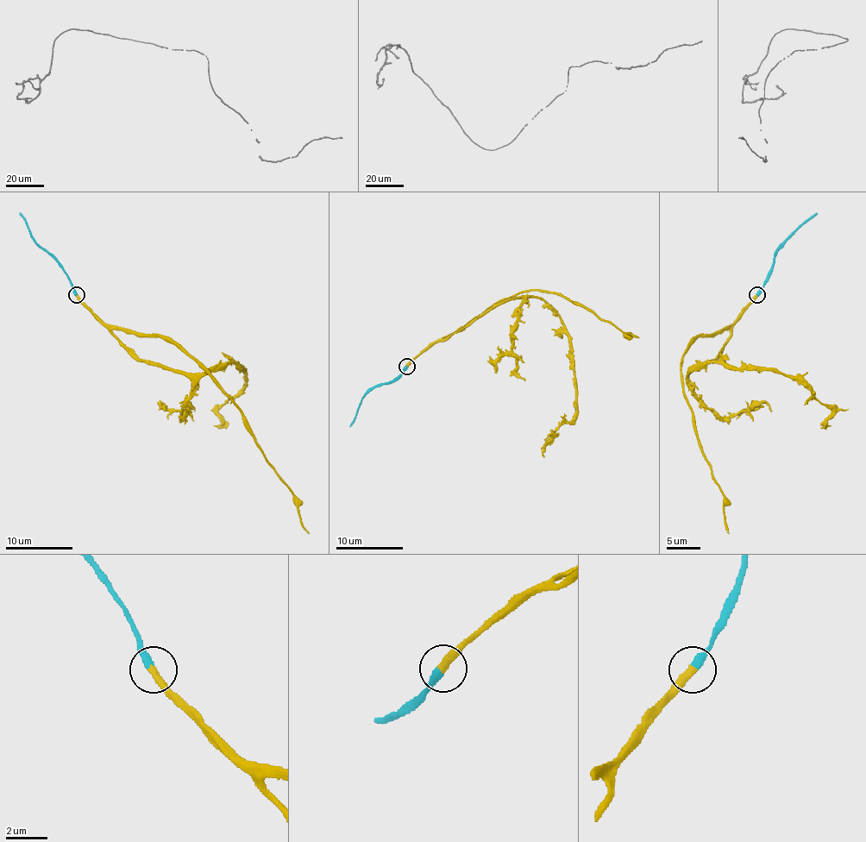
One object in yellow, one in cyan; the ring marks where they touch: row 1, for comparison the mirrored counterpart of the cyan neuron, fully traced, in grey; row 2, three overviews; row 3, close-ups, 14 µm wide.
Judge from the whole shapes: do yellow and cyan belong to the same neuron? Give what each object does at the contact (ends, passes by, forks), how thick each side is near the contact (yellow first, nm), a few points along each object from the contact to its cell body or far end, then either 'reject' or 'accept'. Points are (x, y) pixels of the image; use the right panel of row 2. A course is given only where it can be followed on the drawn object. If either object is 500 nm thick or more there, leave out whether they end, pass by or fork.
yellow ends; cyan ends; calibres 400 and 400 nm; course yellow (756, 295), (713, 359), (688, 373), (708, 362), (723, 362), (797, 375), (831, 411), (825, 423), (831, 426); course cyan (756, 293), (763, 287), (777, 250), (817, 213); accept

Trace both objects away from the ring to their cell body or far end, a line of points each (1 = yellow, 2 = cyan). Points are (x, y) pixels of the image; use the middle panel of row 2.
1: (407, 366), (436, 342), (446, 341), (512, 299), (539, 298), (560, 317), (569, 344), (576, 415), (544, 440)
2: (407, 366), (395, 380), (373, 386), (362, 399), (350, 426)

